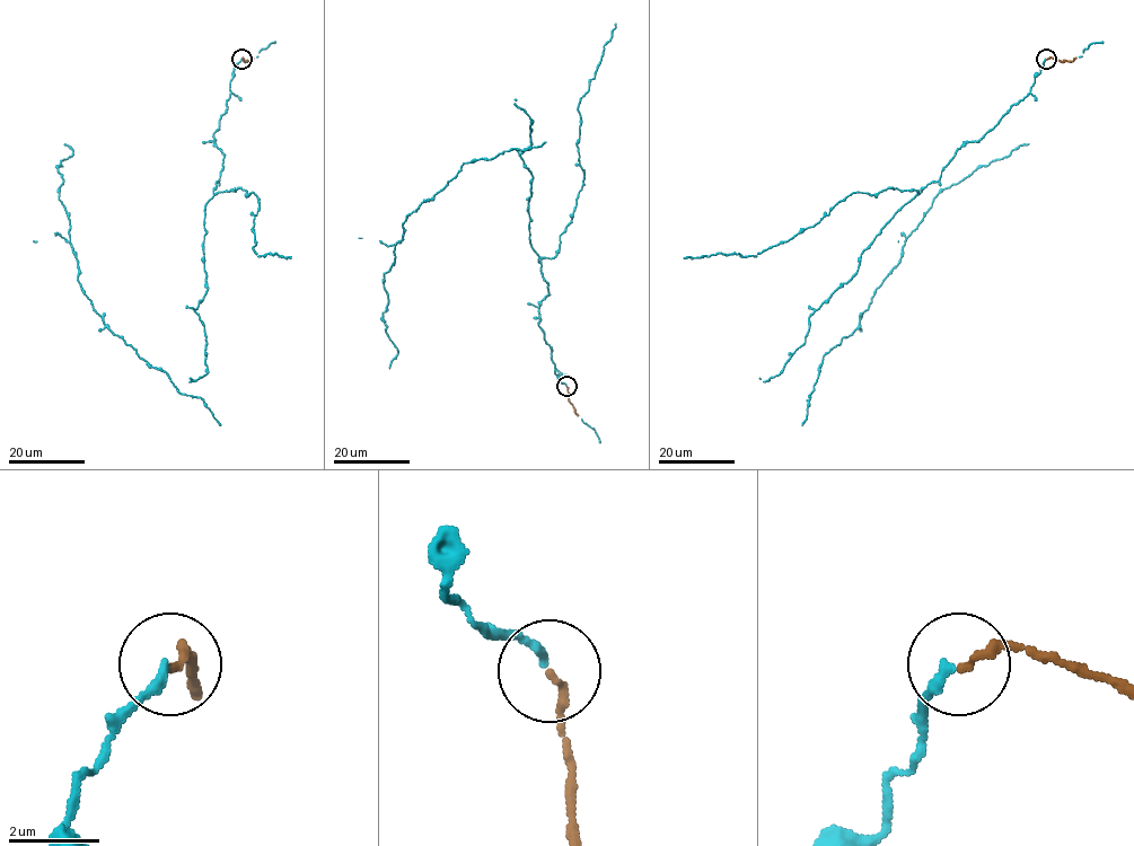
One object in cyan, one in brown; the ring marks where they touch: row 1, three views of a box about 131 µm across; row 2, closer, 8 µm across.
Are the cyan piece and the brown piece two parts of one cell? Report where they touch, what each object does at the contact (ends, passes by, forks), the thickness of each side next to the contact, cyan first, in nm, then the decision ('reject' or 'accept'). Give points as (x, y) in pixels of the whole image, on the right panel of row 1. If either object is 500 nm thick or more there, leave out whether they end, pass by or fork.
place (1046, 59); cyan ends; brown ends; calibres 200 and 180 nm; accept

